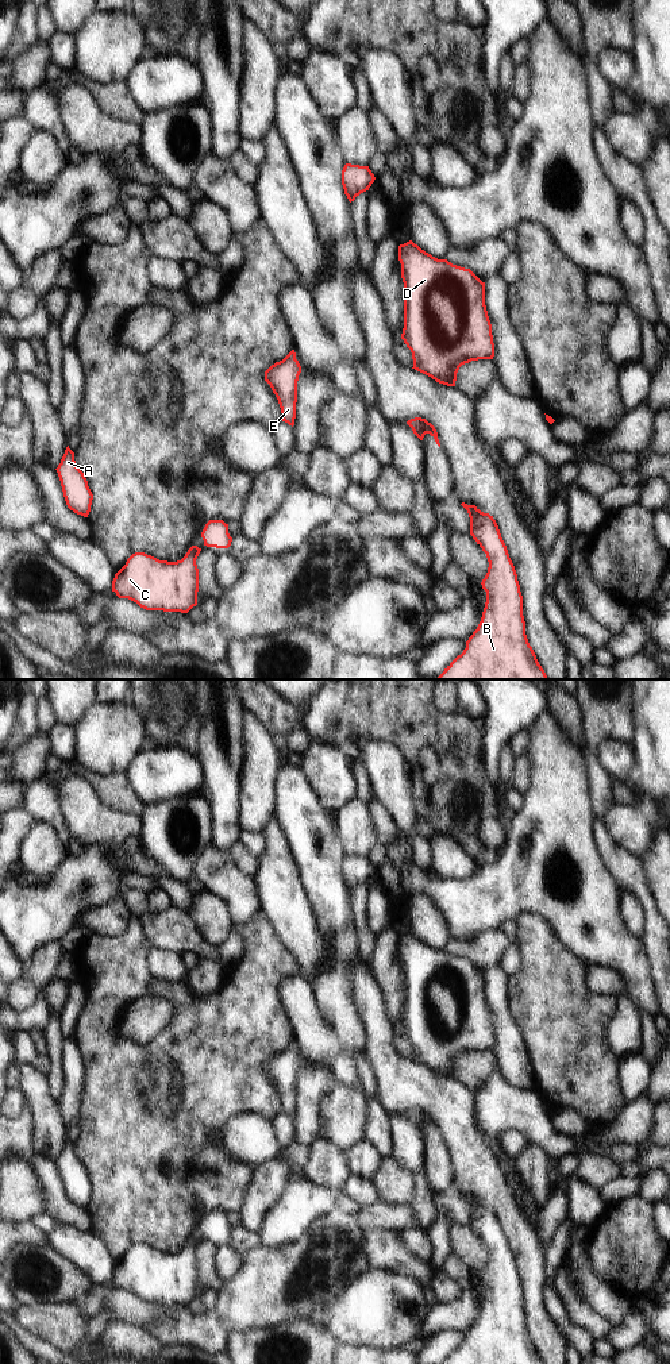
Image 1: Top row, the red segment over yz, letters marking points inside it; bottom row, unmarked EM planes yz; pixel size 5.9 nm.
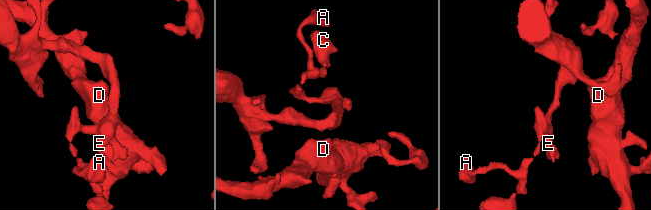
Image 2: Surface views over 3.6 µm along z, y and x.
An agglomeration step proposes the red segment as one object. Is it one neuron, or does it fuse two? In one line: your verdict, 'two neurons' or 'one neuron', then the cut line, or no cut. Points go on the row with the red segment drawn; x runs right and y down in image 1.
one neuron | no cut

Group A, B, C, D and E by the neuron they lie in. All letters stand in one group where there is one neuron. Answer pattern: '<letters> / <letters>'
A B C D E

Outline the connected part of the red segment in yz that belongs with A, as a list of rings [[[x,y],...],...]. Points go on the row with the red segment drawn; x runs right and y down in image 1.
[[[69,448],[55,469],[61,481],[63,497],[70,510],[84,517],[88,517],[93,494],[88,486],[84,473],[77,467],[74,452]]]

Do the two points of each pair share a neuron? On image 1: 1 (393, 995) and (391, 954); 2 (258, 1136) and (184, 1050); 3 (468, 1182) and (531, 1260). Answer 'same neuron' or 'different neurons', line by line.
1: same neuron
2: different neurons
3: same neuron

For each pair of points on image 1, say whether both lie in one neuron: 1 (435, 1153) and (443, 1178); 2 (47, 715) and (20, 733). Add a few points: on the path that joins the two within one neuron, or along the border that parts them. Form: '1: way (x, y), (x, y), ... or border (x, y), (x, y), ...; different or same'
1: way (438, 1159), (439, 1172); same
2: border (35, 700), (37, 731); different

